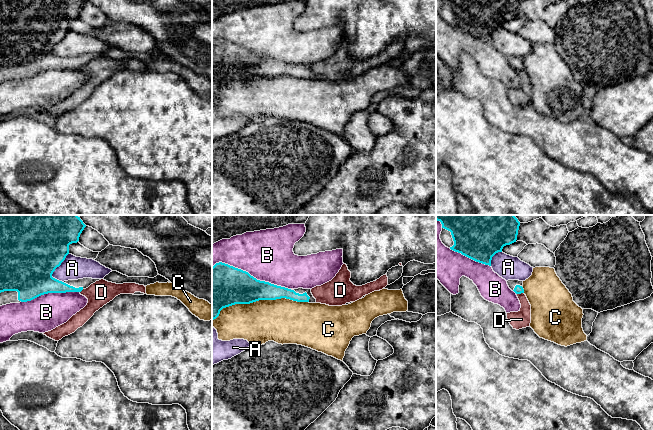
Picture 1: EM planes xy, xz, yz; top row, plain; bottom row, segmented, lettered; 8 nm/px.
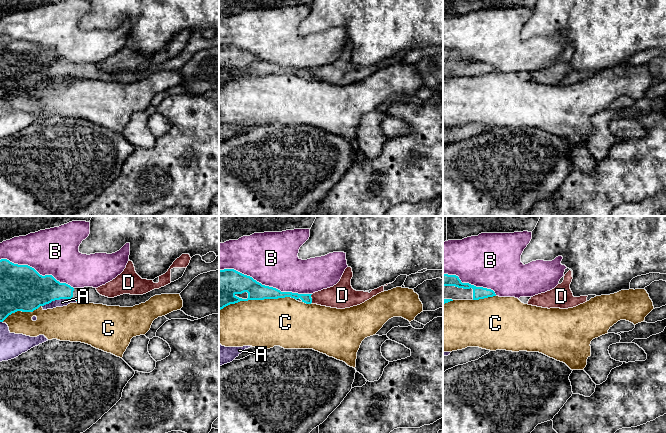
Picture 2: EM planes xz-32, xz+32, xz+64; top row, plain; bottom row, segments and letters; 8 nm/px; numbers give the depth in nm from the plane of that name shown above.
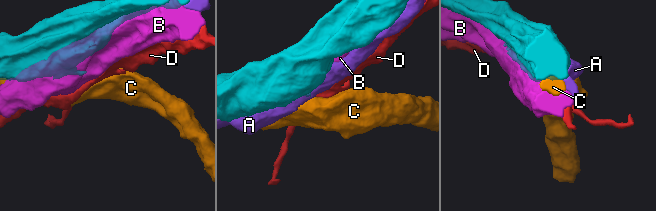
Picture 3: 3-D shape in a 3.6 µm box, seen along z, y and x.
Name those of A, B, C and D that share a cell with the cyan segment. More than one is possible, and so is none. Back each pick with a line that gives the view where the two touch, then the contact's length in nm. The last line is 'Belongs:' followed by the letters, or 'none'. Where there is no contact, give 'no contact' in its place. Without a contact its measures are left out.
Belongs: none

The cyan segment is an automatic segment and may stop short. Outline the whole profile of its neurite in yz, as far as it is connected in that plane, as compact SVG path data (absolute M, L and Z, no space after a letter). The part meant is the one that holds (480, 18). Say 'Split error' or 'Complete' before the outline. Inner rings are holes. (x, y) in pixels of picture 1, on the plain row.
Split error. M442 0L440 15L451 26L485 41L491 42L492 33L506 21L517 16L520 0Z

